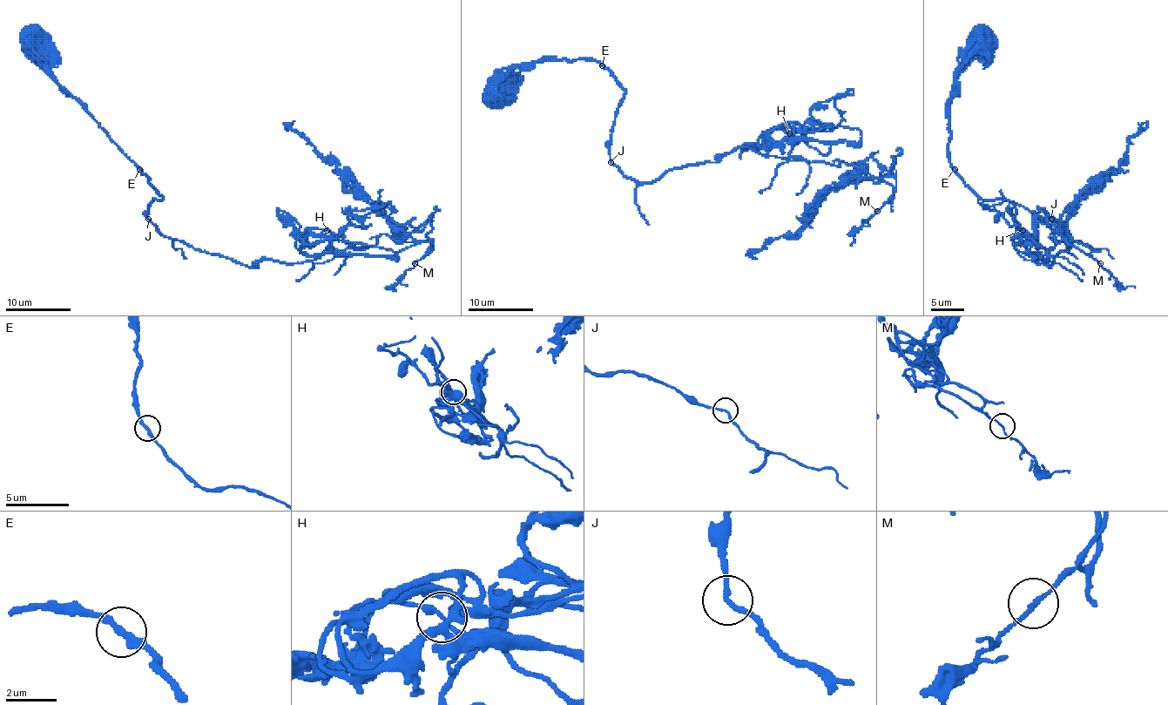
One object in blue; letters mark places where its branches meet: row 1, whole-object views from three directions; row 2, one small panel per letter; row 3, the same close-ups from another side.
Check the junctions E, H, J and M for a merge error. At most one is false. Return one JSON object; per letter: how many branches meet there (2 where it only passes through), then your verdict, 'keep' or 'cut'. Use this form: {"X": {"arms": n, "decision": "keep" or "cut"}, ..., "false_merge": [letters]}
{"E": {"arms": 2, "decision": "keep"}, "H": {"arms": 2, "decision": "keep"}, "J": {"arms": 2, "decision": "keep"}, "M": {"arms": 2, "decision": "keep"}, "false_merge": []}

